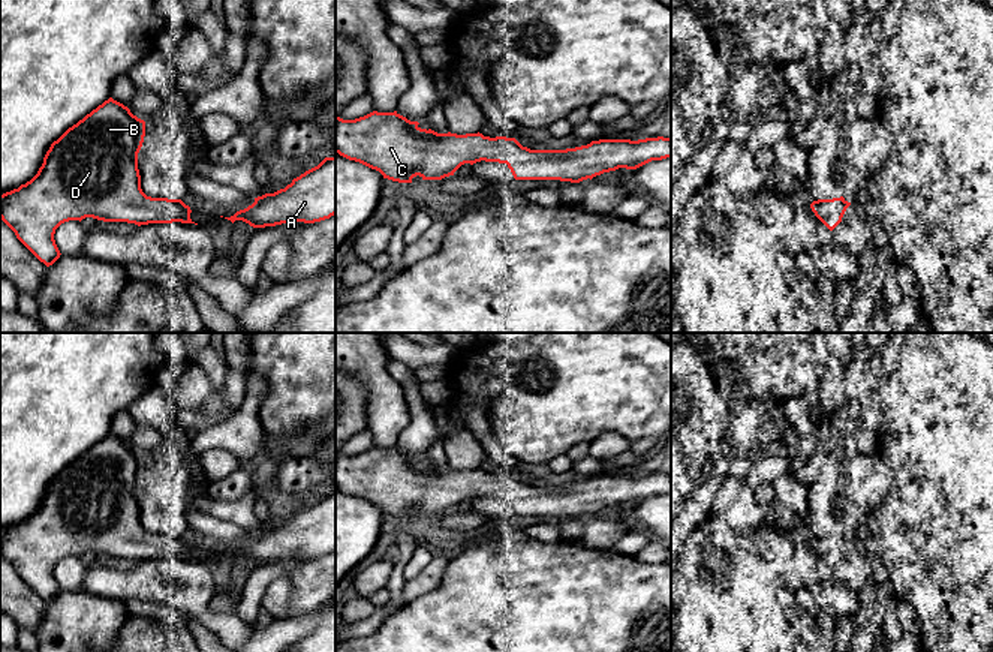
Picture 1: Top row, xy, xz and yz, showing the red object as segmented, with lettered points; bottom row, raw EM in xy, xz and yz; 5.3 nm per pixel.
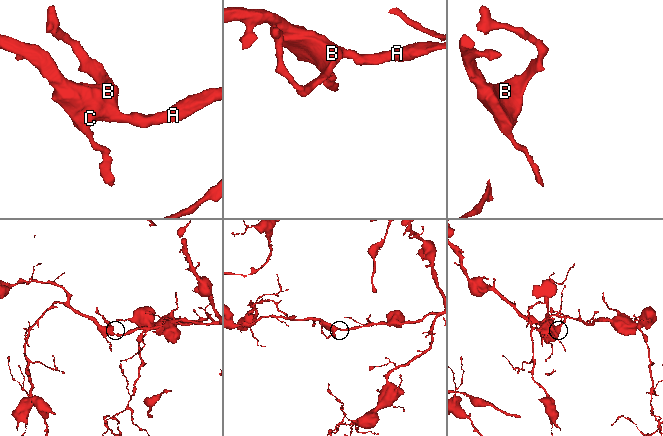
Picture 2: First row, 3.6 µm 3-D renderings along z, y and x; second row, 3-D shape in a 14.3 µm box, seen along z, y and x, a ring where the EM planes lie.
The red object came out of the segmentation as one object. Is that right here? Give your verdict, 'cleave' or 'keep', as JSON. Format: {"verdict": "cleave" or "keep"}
{"verdict": "keep"}

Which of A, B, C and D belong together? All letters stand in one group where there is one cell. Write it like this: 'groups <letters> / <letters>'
groups A B C D

